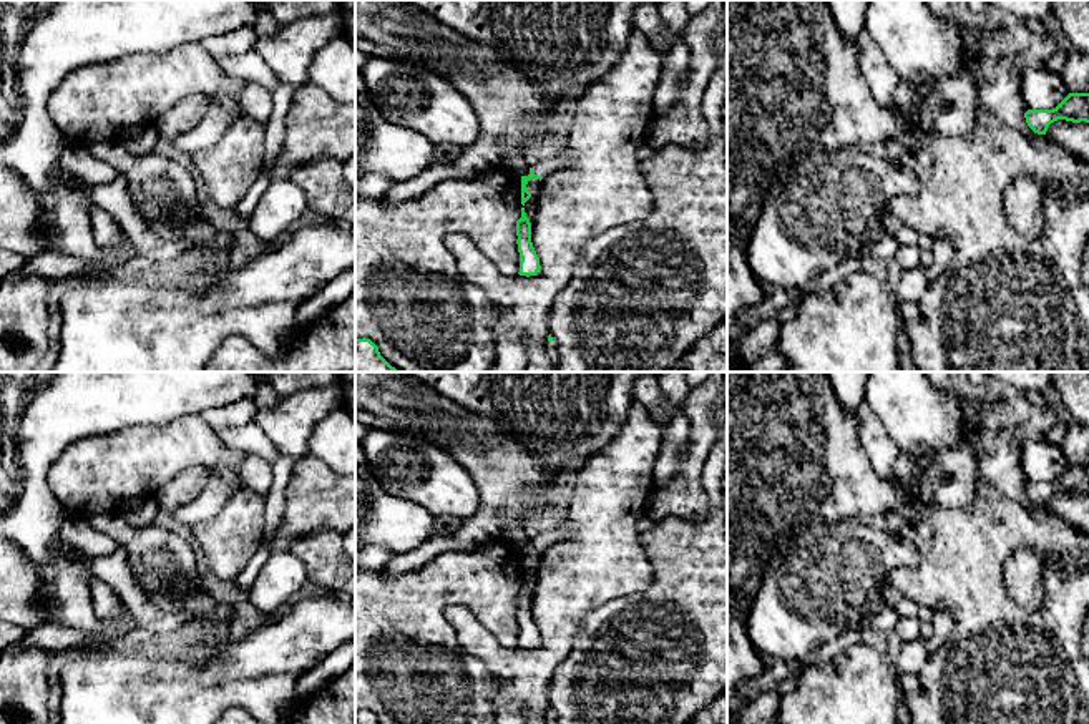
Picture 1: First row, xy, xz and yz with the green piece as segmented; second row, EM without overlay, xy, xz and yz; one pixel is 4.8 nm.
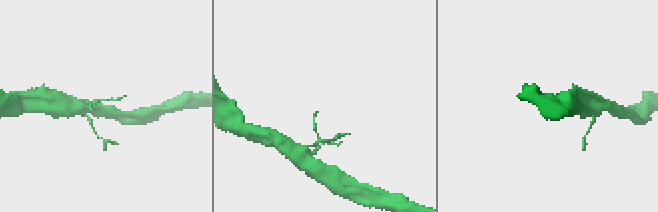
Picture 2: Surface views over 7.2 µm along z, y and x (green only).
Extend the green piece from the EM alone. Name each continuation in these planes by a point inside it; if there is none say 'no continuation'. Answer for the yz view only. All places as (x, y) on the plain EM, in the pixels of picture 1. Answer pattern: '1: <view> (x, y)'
no continuation

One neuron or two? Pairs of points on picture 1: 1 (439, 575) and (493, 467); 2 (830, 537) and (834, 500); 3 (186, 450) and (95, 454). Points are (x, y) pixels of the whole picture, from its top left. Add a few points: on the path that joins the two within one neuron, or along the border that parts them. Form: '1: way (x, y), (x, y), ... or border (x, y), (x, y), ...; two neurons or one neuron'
1: border (488, 540), (472, 548), (439, 552), (415, 568); two neurons
2: border (864, 520), (820, 520), (795, 537); two neurons
3: way (163, 452), (118, 454); one neuron

